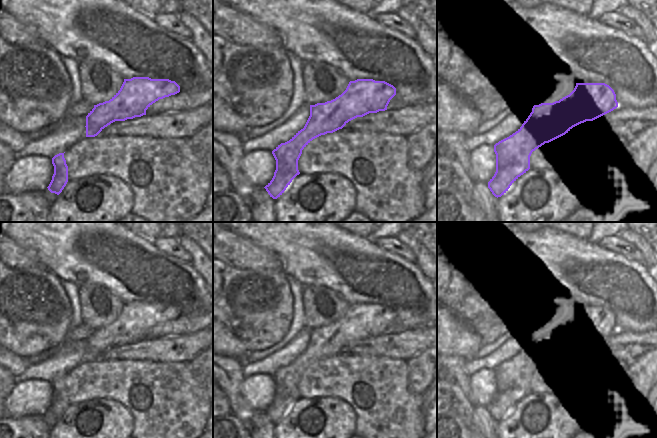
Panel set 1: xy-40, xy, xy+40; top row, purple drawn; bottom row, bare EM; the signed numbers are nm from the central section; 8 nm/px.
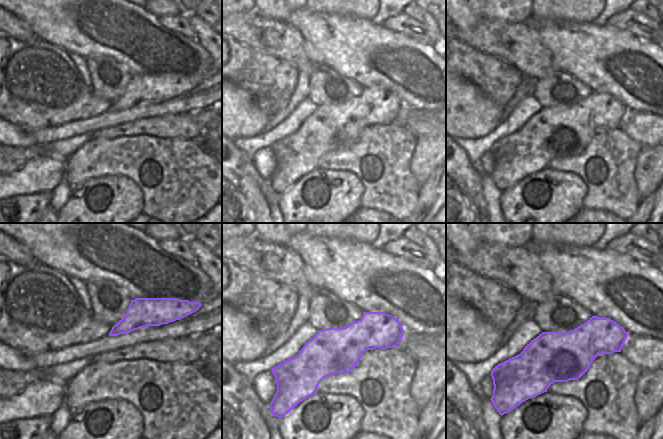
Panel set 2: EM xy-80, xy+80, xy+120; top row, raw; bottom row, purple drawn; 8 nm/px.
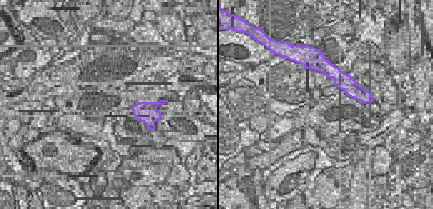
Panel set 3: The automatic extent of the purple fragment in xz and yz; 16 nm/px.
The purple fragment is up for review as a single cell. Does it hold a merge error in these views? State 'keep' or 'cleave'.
keep

